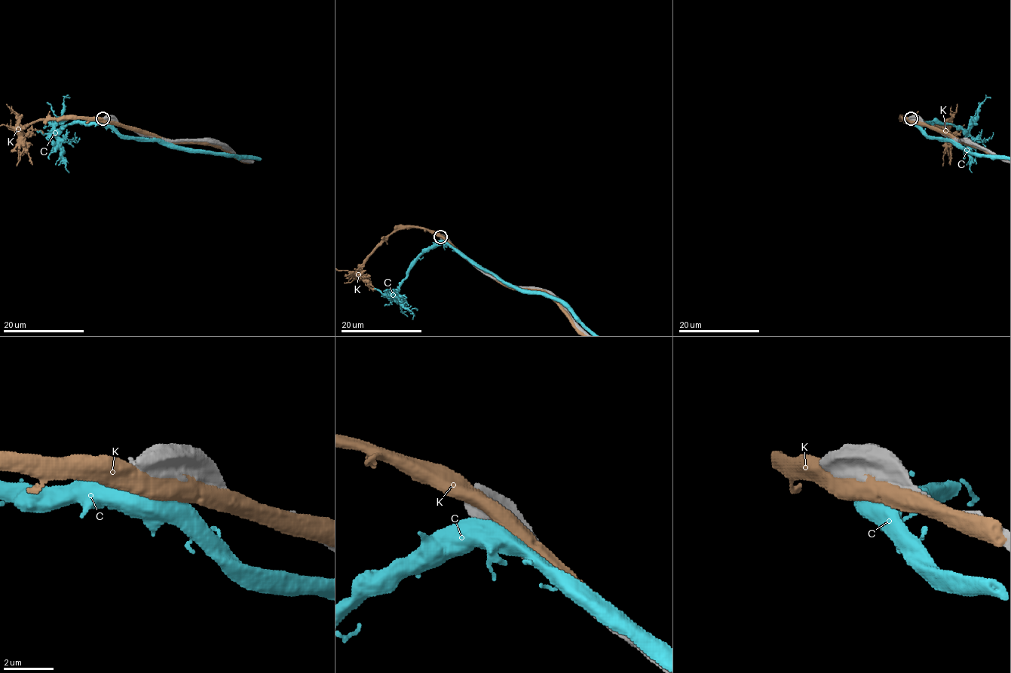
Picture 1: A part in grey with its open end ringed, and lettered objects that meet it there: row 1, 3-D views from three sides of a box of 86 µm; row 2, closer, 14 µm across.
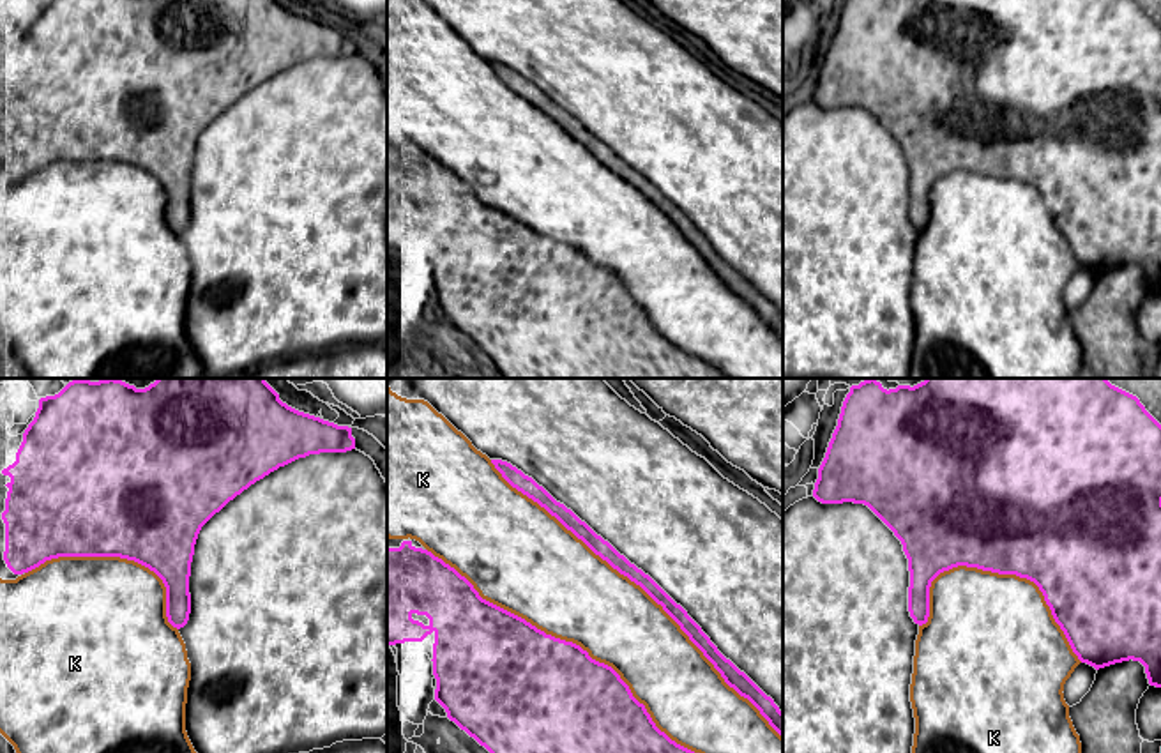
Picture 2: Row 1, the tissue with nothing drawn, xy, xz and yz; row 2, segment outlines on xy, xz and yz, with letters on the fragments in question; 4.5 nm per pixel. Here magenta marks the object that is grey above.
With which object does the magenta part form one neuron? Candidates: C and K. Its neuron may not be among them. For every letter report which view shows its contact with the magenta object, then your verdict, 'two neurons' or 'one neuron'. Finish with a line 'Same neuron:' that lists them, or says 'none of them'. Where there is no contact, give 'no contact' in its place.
C: no contact; two neurons
K: meets magenta in xz; two neurons
Same neuron: none of them

